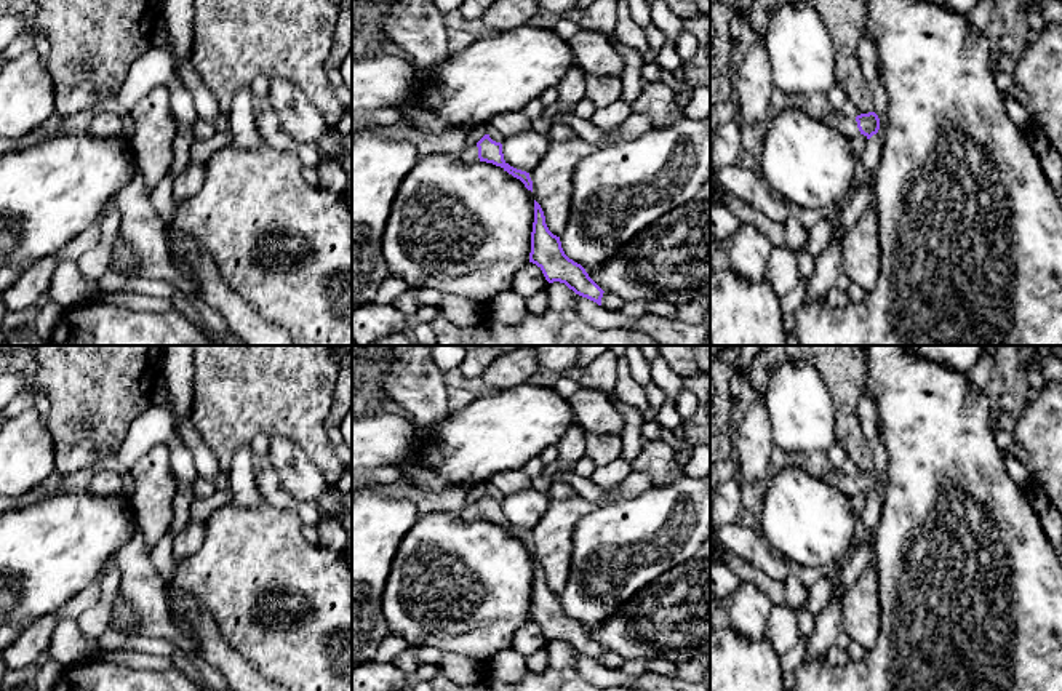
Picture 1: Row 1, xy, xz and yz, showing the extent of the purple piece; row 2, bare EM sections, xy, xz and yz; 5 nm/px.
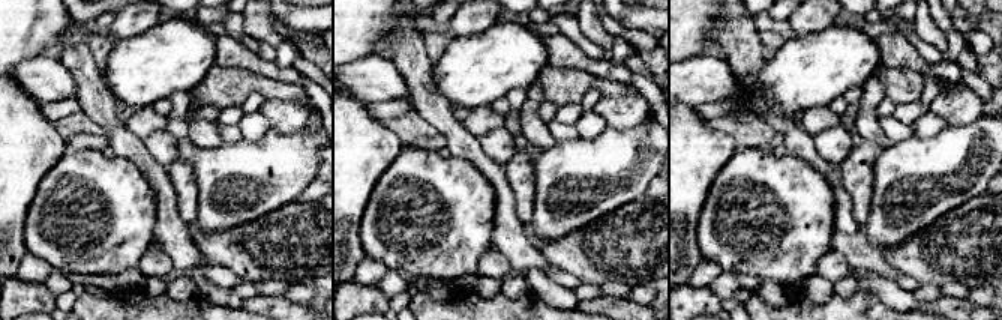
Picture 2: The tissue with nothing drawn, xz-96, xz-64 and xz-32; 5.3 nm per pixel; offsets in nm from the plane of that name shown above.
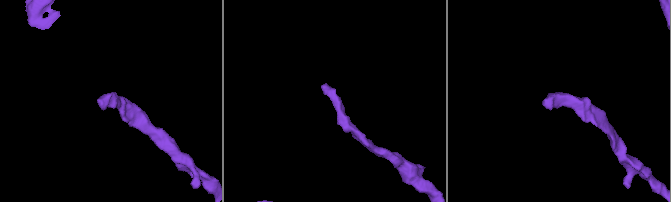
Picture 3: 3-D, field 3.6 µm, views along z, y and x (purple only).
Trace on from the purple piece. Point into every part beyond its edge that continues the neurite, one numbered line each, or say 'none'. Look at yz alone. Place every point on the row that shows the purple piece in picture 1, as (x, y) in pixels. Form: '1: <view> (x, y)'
1: yz (848, 127)

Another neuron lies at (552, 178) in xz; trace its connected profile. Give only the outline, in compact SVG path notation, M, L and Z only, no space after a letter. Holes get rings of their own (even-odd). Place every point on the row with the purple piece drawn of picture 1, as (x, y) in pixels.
M619 126L605 131L603 144L590 144L574 136L550 142L544 158L529 171L533 194L541 205L549 230L560 237L568 224L573 197L573 174L577 163L606 144L621 142Z

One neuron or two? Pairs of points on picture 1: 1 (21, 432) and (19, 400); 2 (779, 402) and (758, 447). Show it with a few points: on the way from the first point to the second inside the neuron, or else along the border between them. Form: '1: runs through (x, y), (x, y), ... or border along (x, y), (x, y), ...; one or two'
1: border along (32, 407), (16, 416); two
2: border along (760, 400), (766, 410), (774, 442); two

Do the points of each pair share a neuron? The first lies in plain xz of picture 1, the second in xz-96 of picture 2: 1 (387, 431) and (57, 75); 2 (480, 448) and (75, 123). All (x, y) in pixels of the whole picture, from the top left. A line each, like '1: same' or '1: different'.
1: same
2: different

